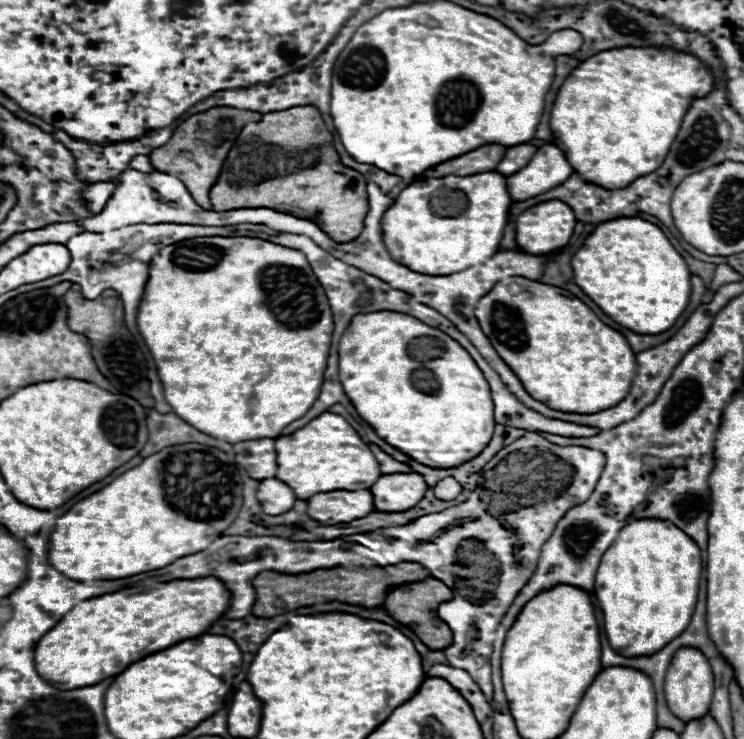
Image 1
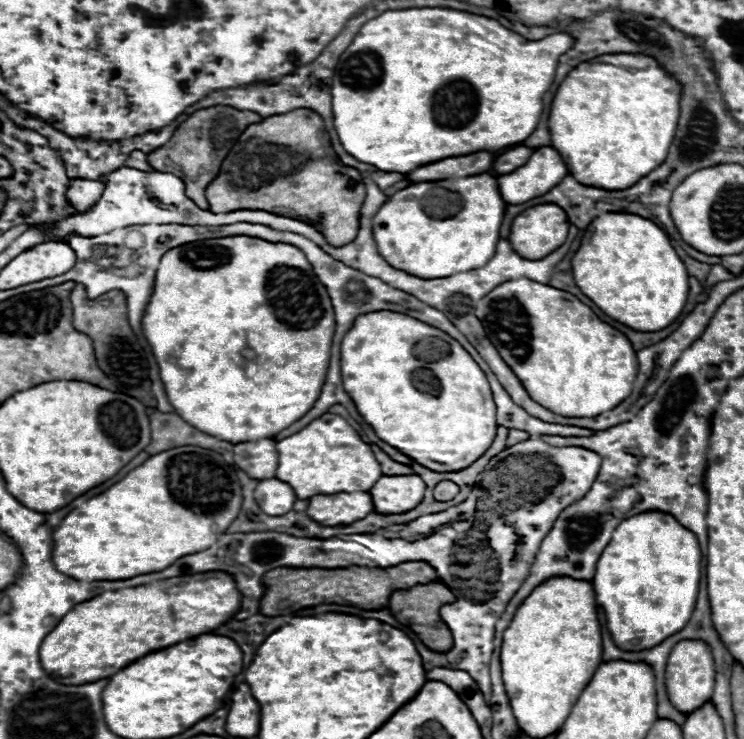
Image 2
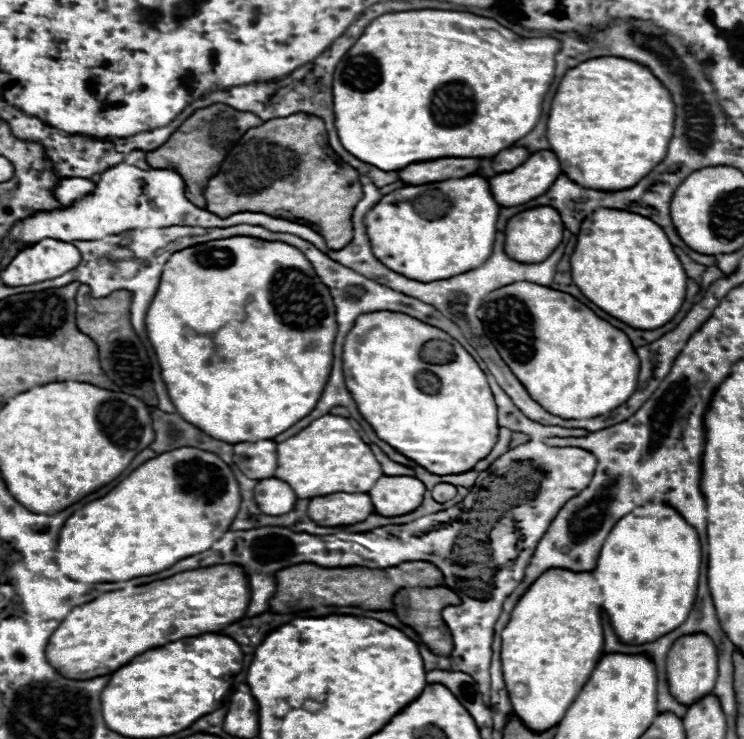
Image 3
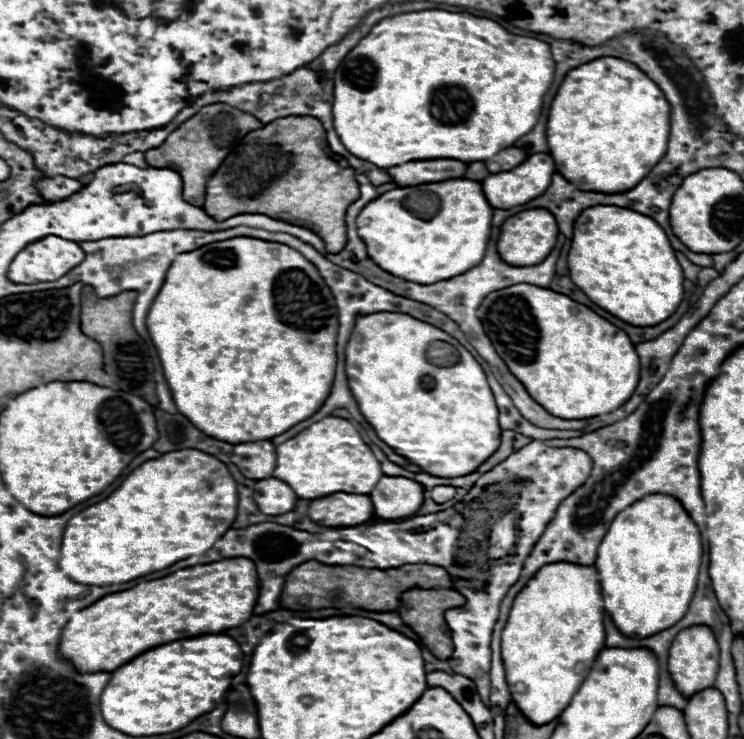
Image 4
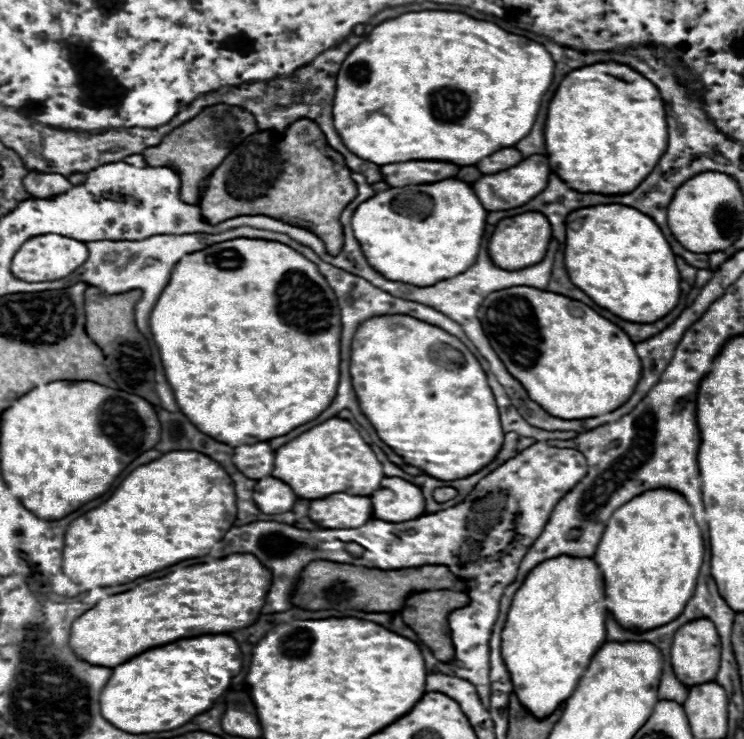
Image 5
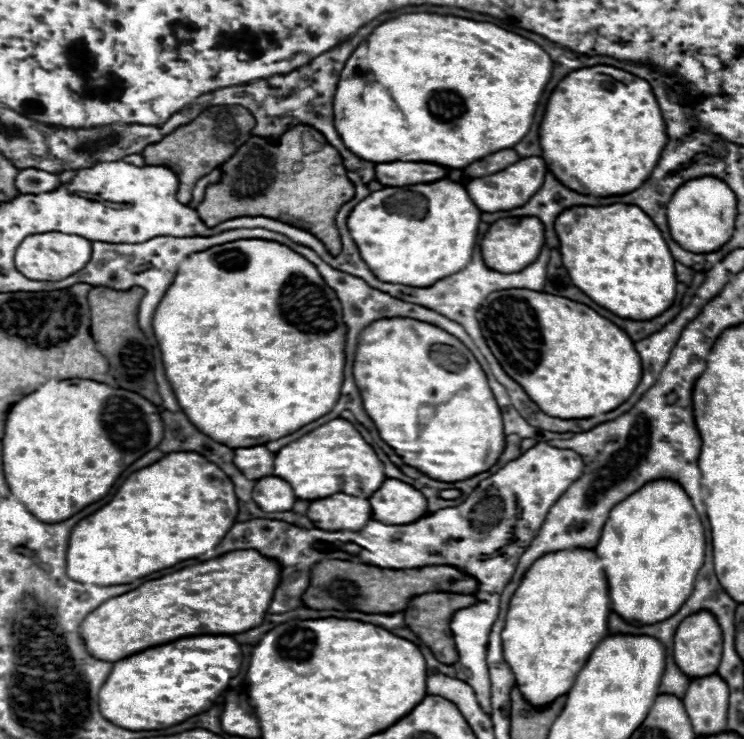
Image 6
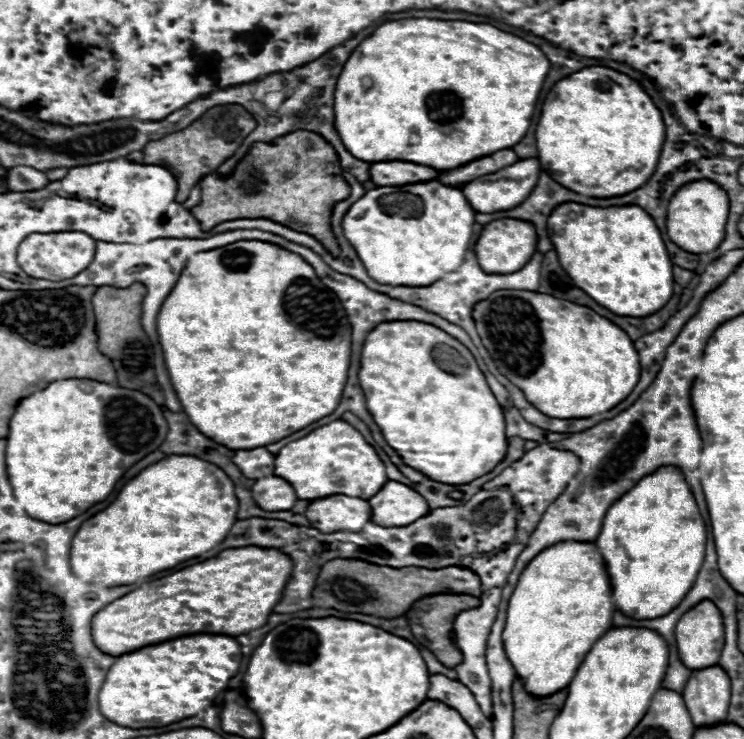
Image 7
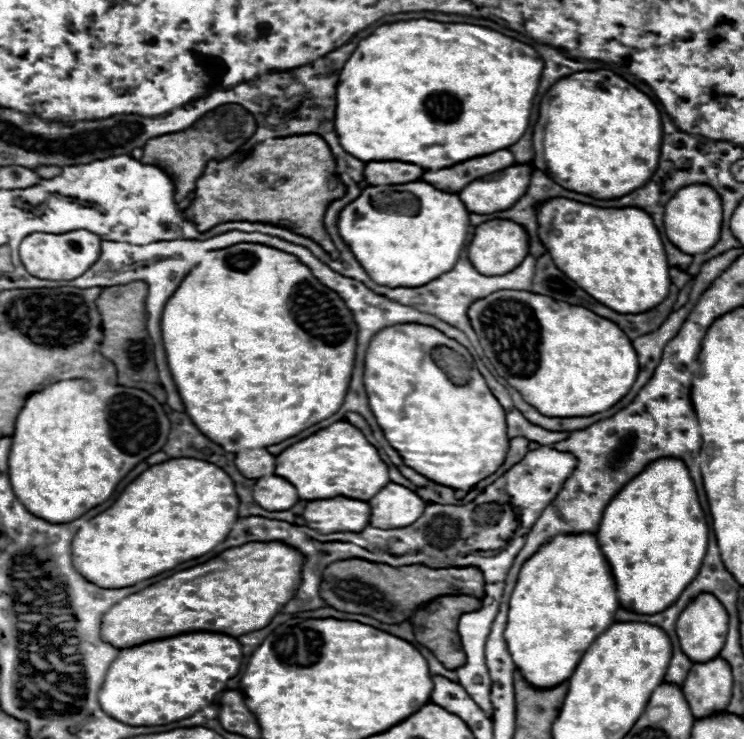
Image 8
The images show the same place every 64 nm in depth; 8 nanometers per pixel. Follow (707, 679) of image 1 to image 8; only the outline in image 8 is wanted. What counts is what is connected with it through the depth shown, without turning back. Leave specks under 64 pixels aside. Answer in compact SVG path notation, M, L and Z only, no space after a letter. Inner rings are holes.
M708 592L696 596L696 600L690 600L690 604L678 616L676 624L680 648L692 662L708 662L716 658L716 654L720 654L726 642L726 632L728 632L728 612L722 608L720 600L716 600L716 596Z

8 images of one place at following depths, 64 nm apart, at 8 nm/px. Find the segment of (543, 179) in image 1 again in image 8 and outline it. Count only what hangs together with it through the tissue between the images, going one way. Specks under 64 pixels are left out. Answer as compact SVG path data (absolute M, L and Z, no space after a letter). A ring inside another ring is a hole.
M516 164L512 168L504 168L504 172L492 172L492 176L484 176L484 180L468 184L468 188L460 192L460 200L470 214L506 210L526 192L530 172L532 164Z

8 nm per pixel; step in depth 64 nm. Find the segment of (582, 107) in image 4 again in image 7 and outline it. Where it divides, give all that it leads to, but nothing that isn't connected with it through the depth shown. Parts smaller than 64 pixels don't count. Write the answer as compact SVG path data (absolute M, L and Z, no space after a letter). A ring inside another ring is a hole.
M604 66L582 68L552 86L542 102L536 148L542 170L568 190L594 198L624 196L652 176L664 144L664 122L642 86Z

